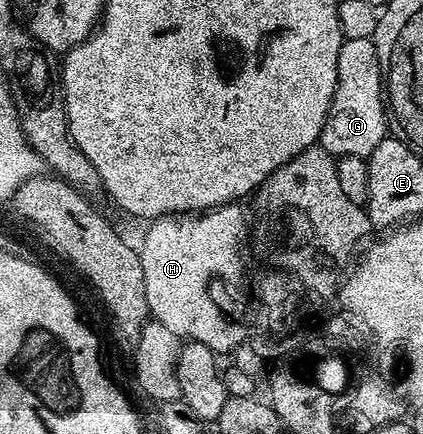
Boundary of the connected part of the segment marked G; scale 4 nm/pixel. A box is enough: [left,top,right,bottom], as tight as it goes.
[319,38,387,160]

